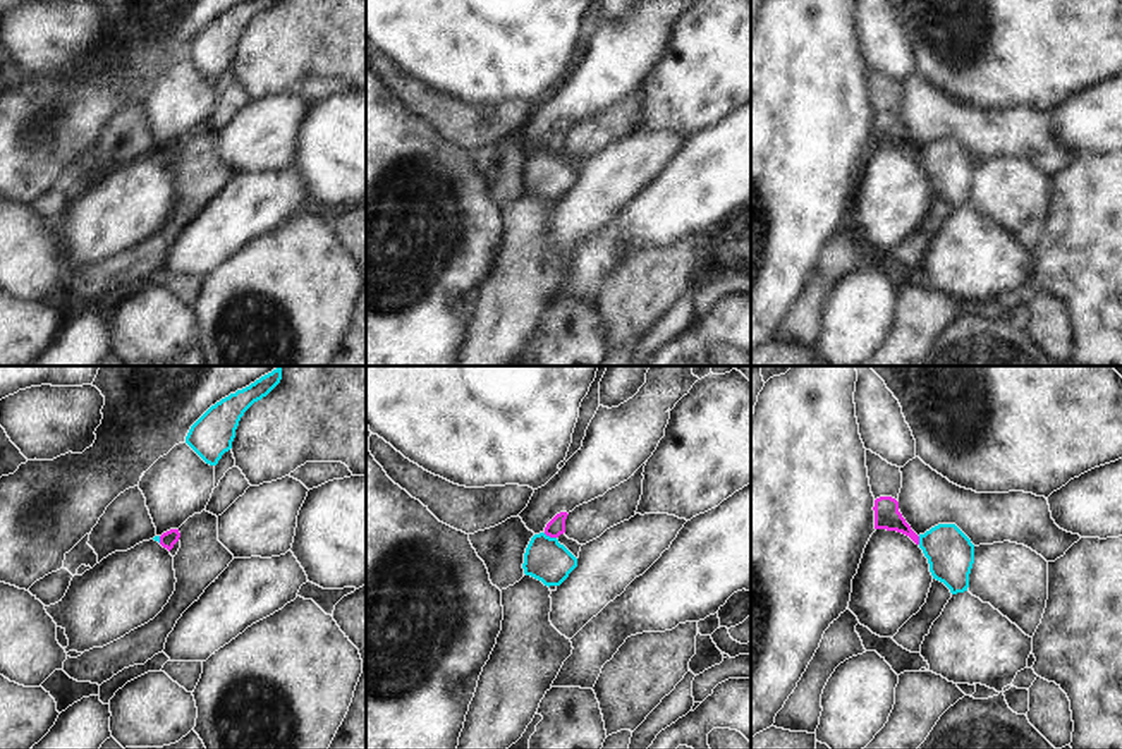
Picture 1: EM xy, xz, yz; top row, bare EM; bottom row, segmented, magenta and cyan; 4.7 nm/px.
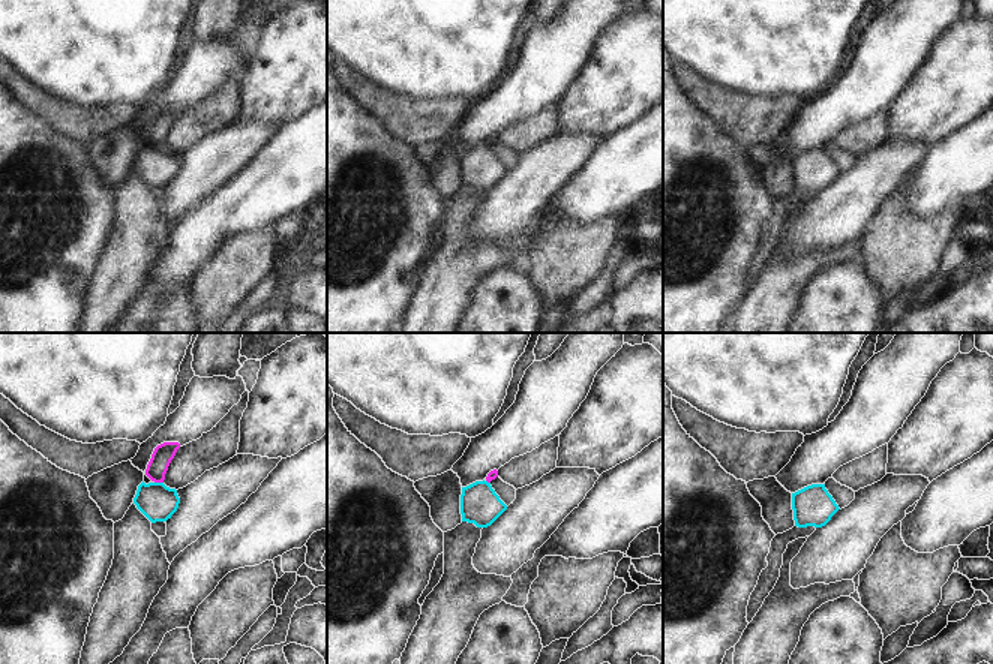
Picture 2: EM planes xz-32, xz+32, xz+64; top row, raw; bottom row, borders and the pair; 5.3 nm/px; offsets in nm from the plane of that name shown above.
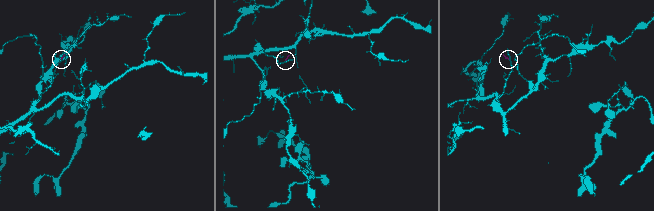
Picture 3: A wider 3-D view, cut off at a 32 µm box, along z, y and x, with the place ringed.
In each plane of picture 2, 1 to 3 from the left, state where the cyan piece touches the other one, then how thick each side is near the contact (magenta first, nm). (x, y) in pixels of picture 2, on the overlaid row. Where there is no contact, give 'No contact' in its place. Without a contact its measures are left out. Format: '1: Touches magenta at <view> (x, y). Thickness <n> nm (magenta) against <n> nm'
1: Touches magenta at xz-32 (159, 481). Thickness 110 nm (magenta) against 200 nm
2: Touches magenta at xz+32 (488, 481). Thickness 50 nm (magenta) against 200 nm
3: No contact.

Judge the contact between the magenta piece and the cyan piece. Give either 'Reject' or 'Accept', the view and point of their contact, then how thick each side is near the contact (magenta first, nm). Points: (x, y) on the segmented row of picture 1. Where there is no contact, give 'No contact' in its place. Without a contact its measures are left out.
Reject. Touches magenta at xz (550, 536). Thickness 80 nm (magenta) against 200 nm.

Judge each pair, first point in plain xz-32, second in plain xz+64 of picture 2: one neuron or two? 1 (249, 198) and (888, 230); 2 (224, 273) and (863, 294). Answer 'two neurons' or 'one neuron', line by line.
1: two neurons
2: two neurons

